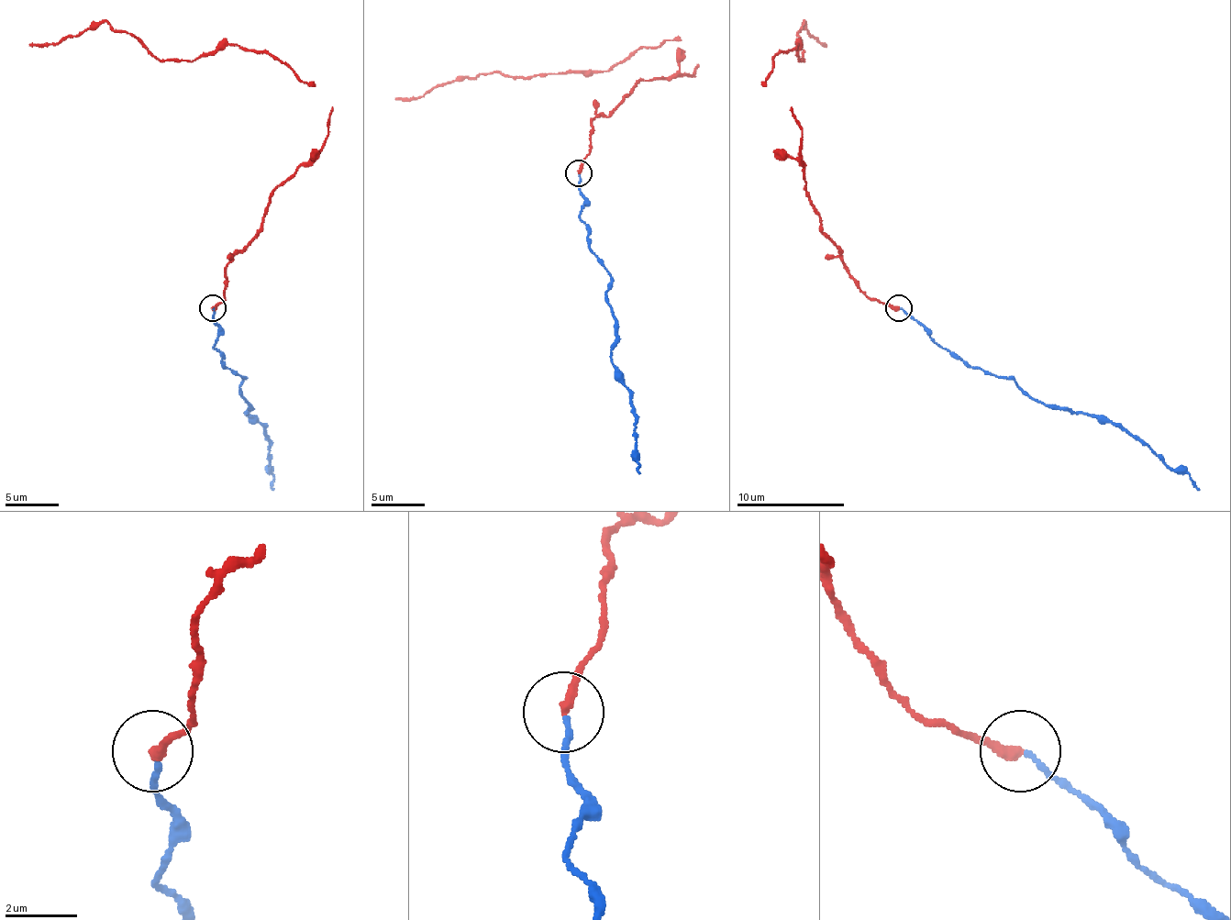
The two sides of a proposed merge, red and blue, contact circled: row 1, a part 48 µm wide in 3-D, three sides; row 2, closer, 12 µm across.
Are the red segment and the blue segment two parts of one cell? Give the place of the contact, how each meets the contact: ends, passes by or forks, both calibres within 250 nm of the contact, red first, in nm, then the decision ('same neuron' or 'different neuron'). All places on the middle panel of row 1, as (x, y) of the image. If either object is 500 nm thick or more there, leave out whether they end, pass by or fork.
(578, 173) | red ends | blue ends | 280/130 nm | different neuron

